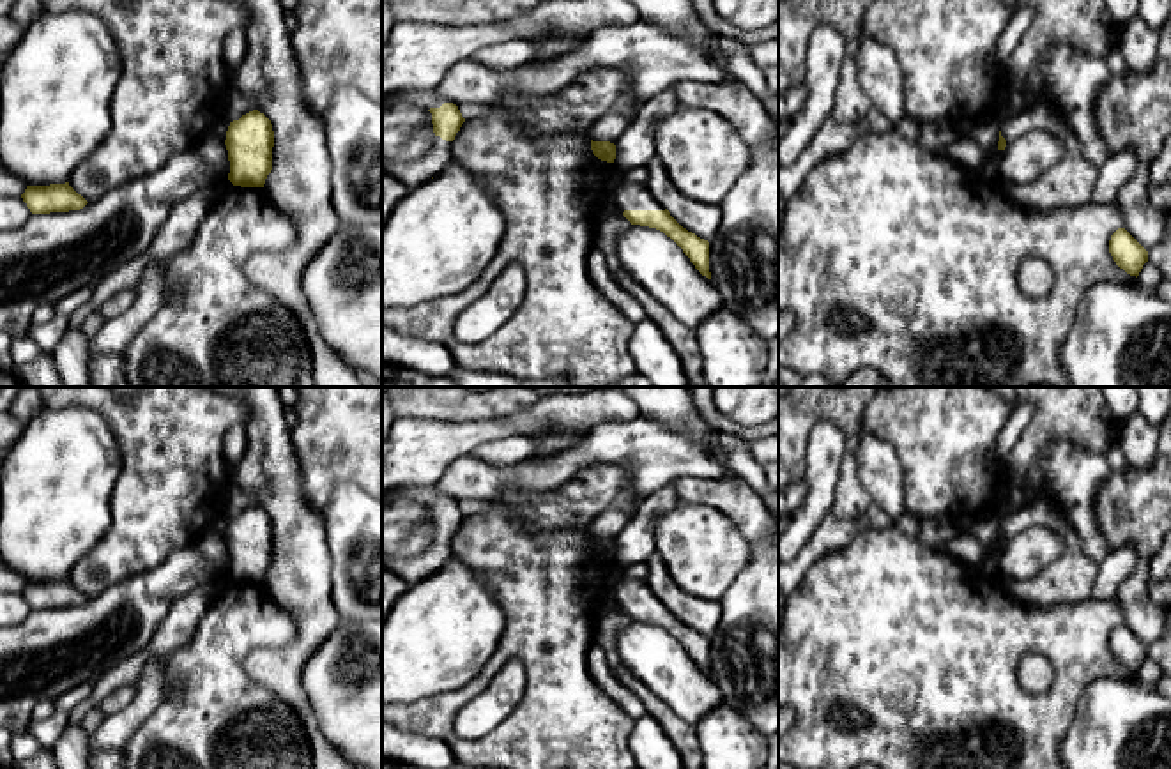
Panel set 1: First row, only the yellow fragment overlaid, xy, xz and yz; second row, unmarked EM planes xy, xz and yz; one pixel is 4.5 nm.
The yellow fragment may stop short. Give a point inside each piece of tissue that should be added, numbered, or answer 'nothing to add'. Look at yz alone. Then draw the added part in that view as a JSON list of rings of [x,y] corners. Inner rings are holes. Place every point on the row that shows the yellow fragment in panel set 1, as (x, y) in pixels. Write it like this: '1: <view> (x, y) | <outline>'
1: yz (986, 131) | [[[983,115],[973,129],[973,134],[983,152],[983,156],[998,154],[999,141],[999,120],[996,117]]]

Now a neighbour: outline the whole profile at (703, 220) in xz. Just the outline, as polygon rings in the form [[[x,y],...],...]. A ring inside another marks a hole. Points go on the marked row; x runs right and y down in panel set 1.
[[[653,157],[647,164],[647,182],[644,187],[663,205],[670,216],[688,232],[704,240],[711,240],[722,219],[720,205],[693,202],[670,182],[663,164]]]

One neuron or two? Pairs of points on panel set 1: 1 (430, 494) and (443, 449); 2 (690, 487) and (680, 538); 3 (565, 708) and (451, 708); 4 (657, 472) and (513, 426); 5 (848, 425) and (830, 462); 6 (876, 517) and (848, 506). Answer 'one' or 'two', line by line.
1: two
2: two
3: one
4: two
5: two
6: two

